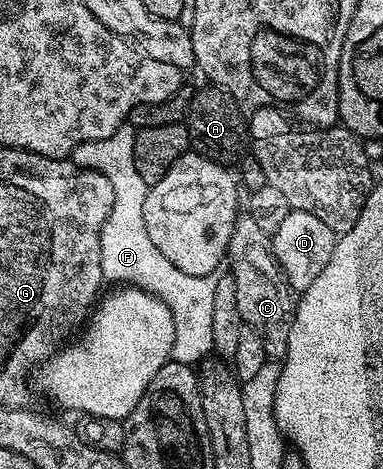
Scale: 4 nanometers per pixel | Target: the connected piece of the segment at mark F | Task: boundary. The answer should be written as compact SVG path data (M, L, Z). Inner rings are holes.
M124 124L117 128L117 132L113 132L113 136L77 144L69 158L87 170L101 172L115 189L111 215L105 220L99 233L101 272L104 279L108 283L115 282L111 284L137 286L160 298L173 316L175 339L171 358L194 367L214 351L213 292L217 292L217 277L215 274L189 276L189 272L181 272L181 268L177 268L177 264L169 264L169 260L165 260L165 256L157 252L157 244L149 240L149 232L145 232L145 200L149 187L145 180L141 180L141 172L137 172L133 156L136 133L136 127Z

